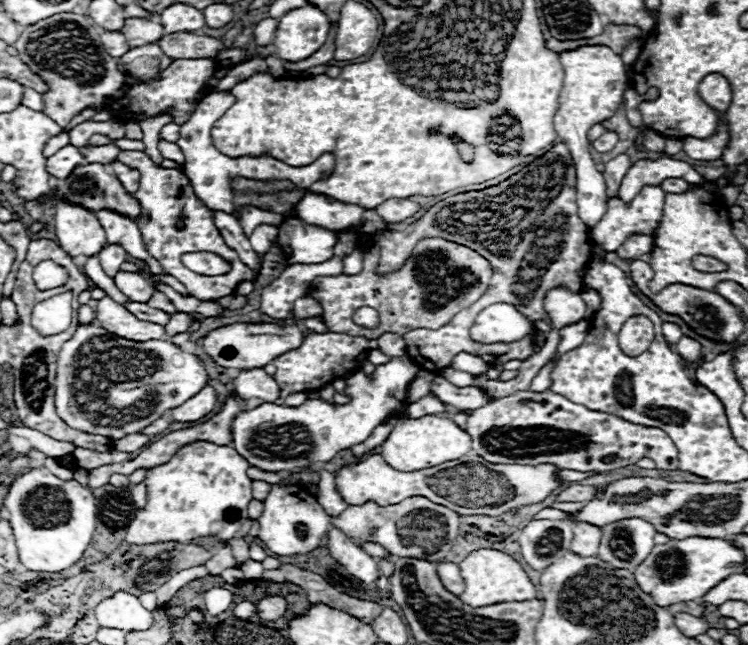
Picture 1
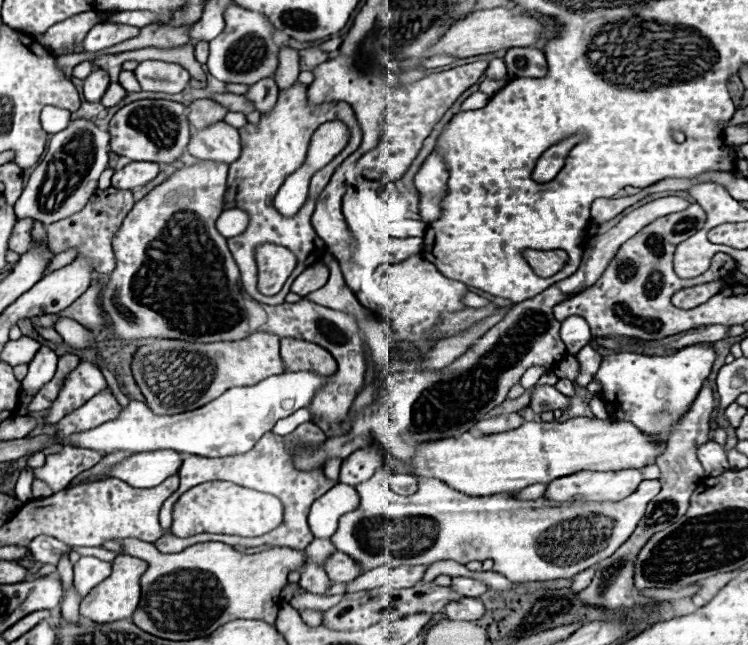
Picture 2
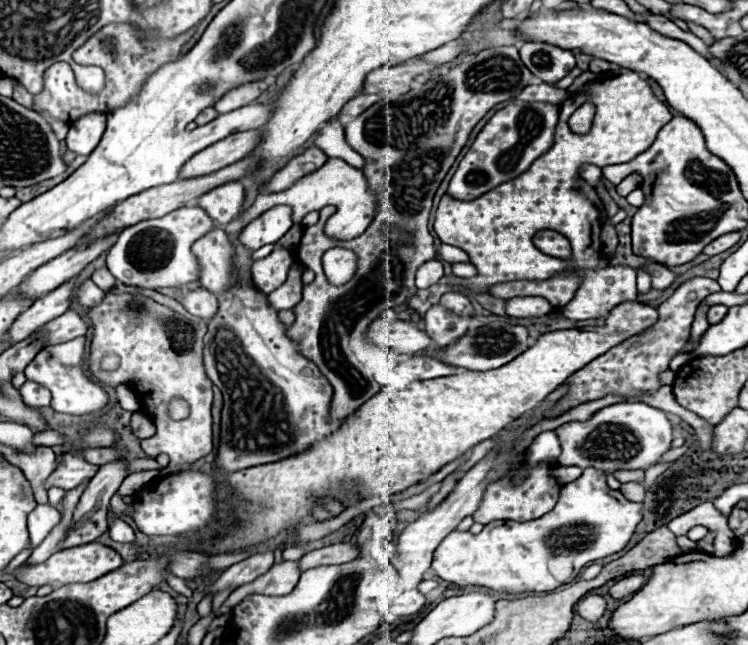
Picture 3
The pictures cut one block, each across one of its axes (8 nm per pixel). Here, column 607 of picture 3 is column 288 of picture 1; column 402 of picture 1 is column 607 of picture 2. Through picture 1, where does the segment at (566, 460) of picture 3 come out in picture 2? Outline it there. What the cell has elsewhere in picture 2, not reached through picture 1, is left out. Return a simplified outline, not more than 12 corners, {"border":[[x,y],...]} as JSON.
{"border":[[620,352],[594,374],[612,418],[664,444],[714,360]]}

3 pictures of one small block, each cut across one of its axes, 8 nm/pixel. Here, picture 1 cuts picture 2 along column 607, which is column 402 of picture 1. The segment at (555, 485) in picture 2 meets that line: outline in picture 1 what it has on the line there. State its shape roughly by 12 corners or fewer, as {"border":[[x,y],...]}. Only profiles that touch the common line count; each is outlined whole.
{"border":[[380,454],[342,466],[348,506],[424,496],[460,516],[542,502],[554,466],[476,454],[398,472]]}

